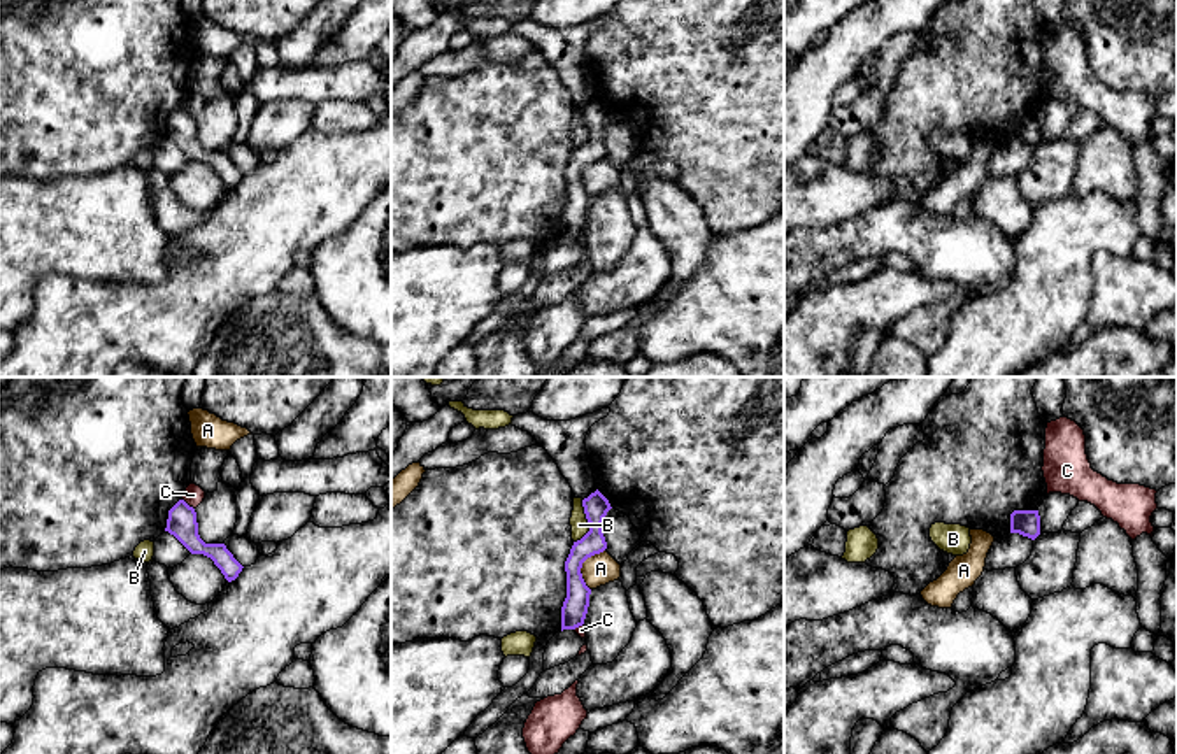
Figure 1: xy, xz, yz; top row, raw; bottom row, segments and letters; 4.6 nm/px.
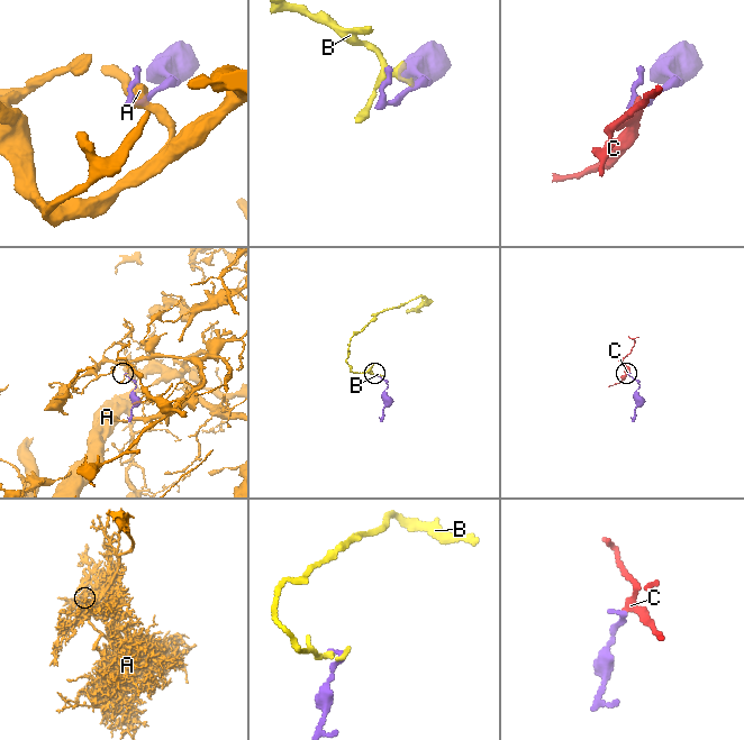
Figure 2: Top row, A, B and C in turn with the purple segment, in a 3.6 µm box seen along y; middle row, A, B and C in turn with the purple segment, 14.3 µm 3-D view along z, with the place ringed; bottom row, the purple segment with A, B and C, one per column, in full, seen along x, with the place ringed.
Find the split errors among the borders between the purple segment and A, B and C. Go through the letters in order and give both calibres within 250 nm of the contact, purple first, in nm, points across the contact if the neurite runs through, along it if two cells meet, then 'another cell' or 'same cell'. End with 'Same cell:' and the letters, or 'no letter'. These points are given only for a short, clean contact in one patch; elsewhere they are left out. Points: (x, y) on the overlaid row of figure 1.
A: 120/140 nm | along xz (604, 549), (583, 563), (581, 577), (590, 590) | another cell
B: 110/80 nm | along xz (581, 500), (588, 530), (574, 542) | another cell
C: 140/90 nm | along xy (183, 498), (193, 509) | another cell
Same cell: no letter

